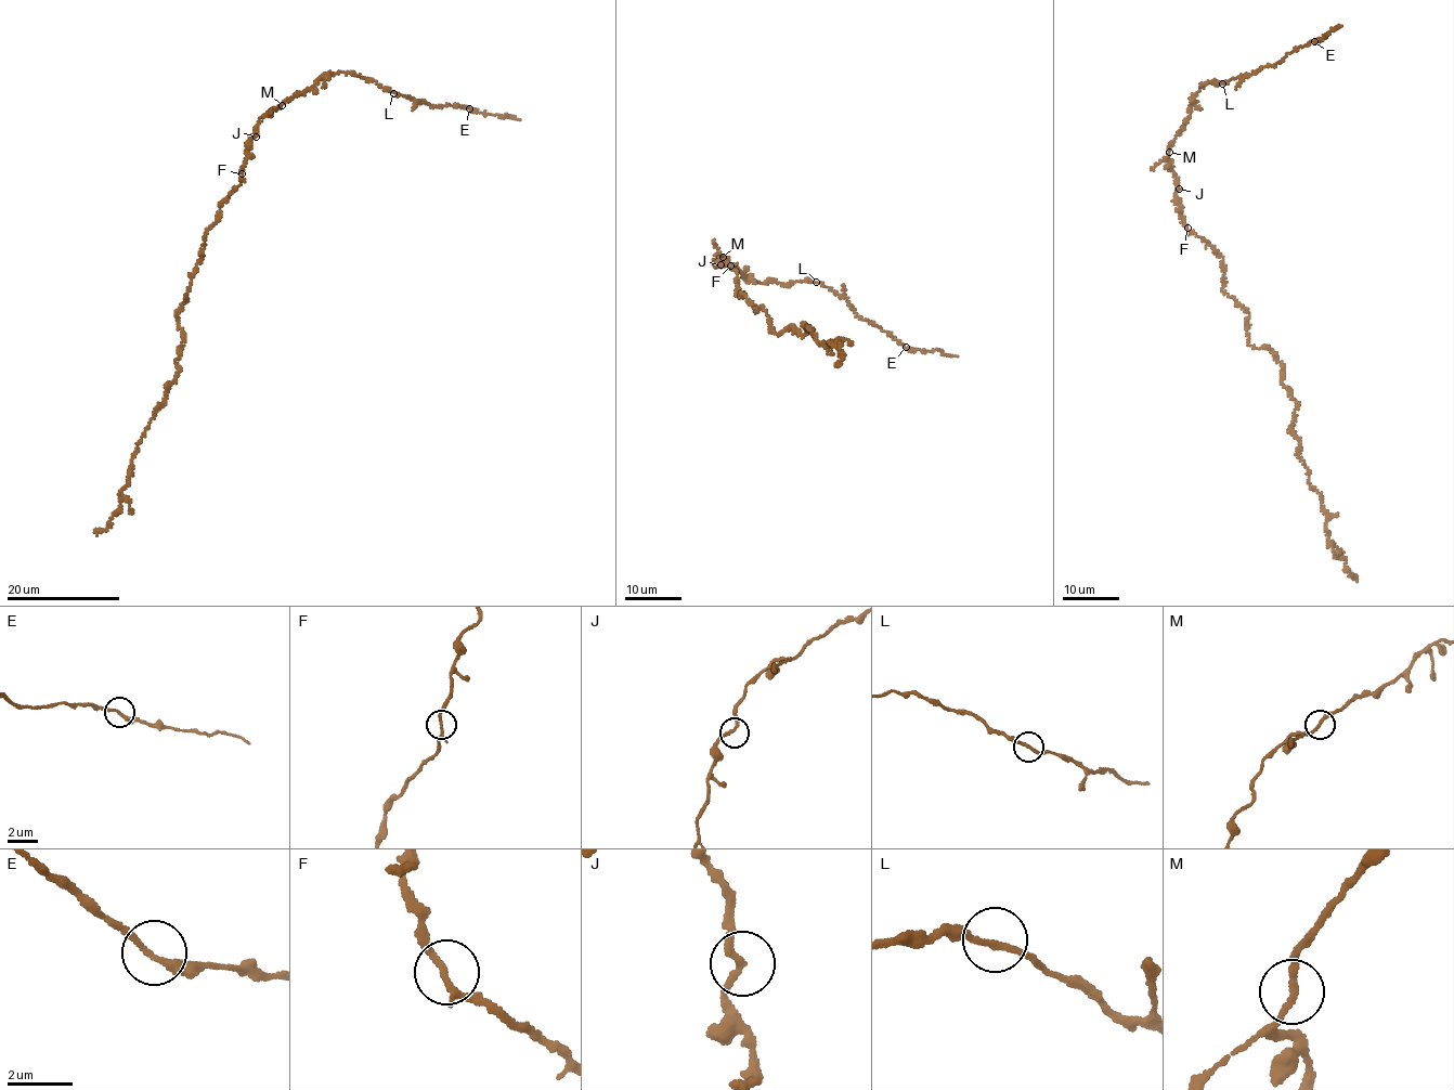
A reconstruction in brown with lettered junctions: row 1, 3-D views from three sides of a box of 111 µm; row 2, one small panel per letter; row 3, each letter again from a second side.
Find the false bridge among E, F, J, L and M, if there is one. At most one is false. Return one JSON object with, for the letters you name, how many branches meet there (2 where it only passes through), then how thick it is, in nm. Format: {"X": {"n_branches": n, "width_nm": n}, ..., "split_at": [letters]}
{"split_at": []}

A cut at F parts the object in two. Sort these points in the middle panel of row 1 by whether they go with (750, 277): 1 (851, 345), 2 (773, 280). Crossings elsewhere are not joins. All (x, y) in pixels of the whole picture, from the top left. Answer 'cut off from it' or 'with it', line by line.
1: cut off from it
2: with it

